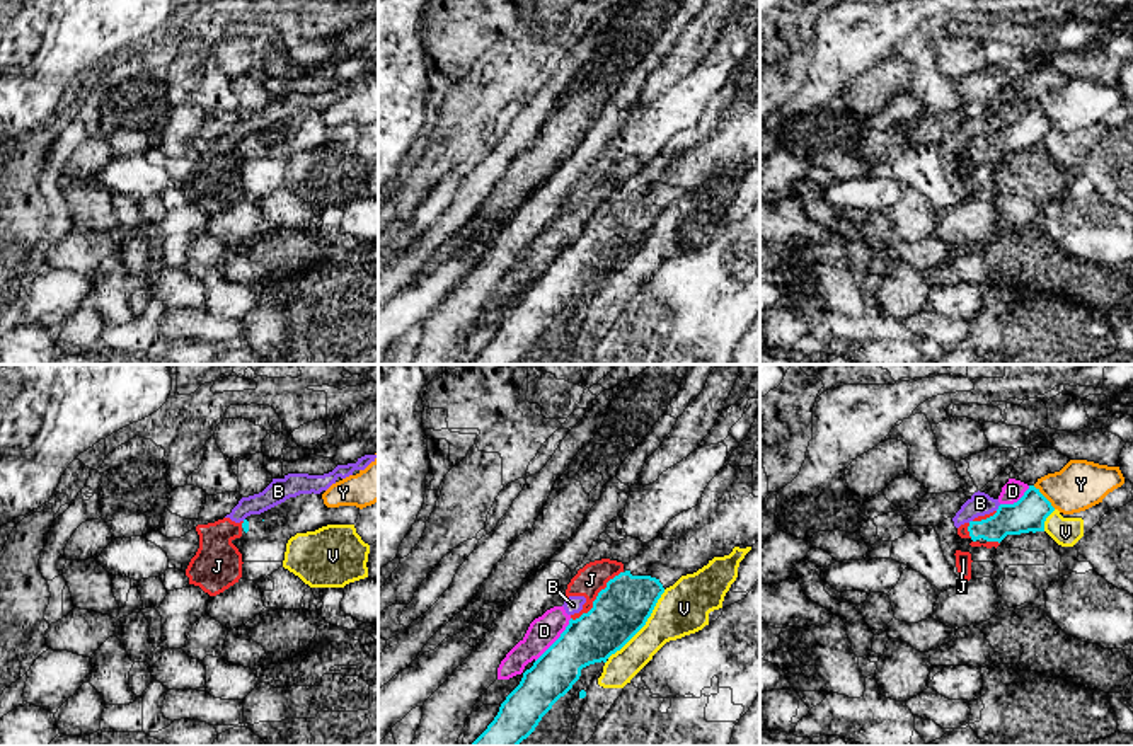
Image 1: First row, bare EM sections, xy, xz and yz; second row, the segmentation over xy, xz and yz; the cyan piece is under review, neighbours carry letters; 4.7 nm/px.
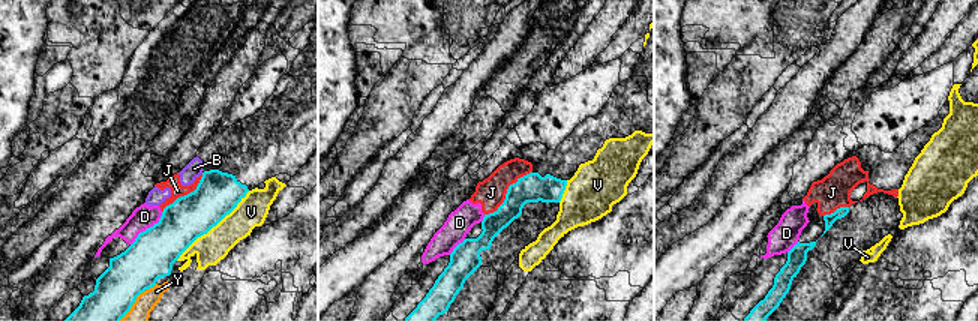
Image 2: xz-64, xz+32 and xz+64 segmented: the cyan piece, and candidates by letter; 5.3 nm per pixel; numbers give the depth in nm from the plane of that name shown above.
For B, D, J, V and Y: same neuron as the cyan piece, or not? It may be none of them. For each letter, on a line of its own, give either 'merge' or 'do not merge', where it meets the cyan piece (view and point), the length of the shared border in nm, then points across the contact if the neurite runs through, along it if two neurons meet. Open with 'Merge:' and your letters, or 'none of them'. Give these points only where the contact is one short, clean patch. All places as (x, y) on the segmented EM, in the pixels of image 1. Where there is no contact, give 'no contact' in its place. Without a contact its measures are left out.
Merge: none of them
B: do not merge; meets cyan in yz at (999, 508); contact 40 nm long; border along yz (1000, 504), (995, 510)
D: do not merge; meets cyan in xz at (556, 641); contact 260 nm long
J: do not merge; meets cyan in xz at (597, 598); contact 340 nm long; border along xz (622, 571), (607, 583), (586, 612), (571, 619)
V: do not merge; meets cyan in xz at (643, 625); contact 420 nm long
Y: do not merge; meets cyan in yz at (1045, 498); contact 160 nm long

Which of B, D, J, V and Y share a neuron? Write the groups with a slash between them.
B D J / V / Y

